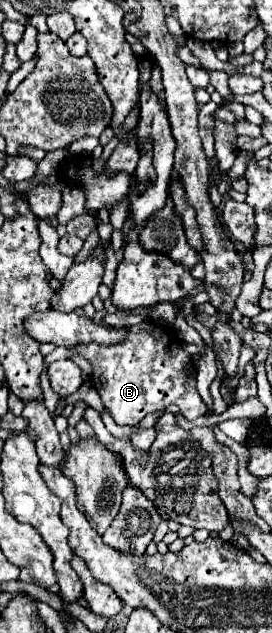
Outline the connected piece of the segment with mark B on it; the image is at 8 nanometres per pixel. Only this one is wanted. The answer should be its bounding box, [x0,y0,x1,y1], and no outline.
[76,323,206,425]

